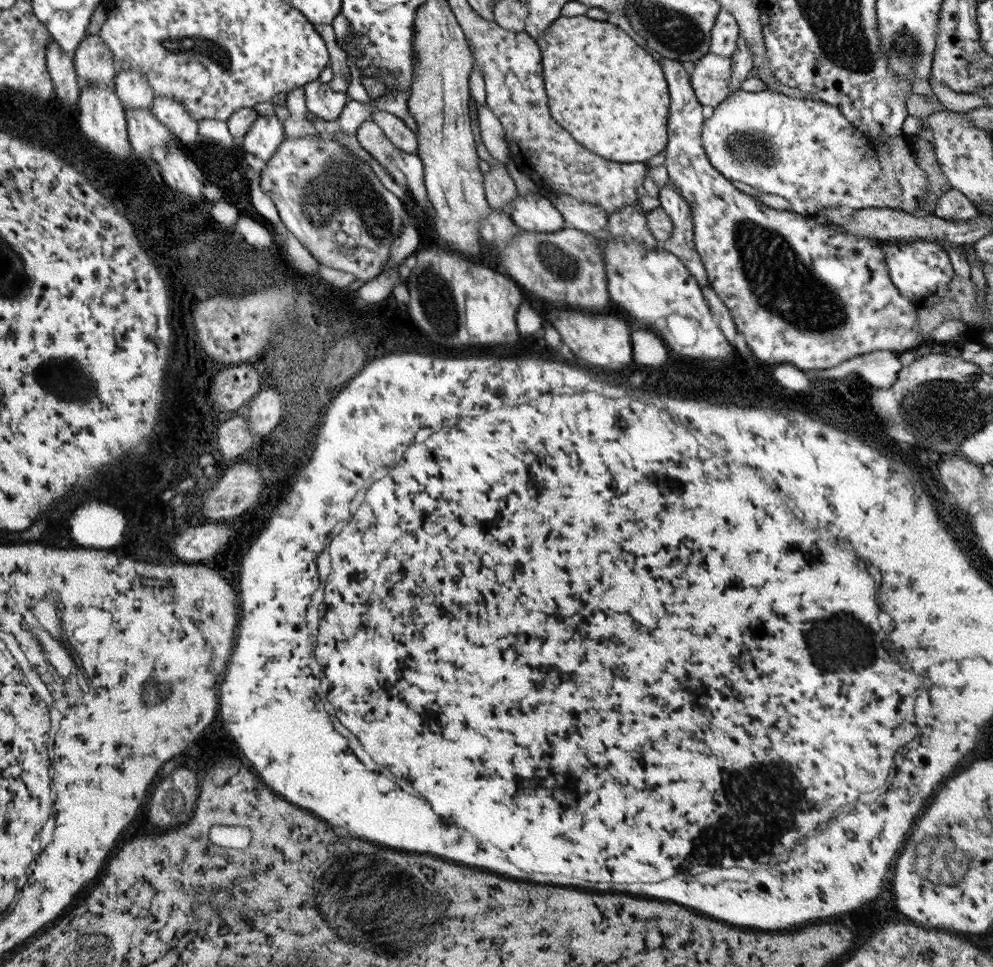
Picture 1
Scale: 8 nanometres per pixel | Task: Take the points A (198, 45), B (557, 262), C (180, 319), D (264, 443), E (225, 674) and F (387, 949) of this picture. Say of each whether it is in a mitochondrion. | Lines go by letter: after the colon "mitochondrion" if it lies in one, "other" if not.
A: mitochondrion
B: mitochondrion
C: other
D: other
E: other
F: other

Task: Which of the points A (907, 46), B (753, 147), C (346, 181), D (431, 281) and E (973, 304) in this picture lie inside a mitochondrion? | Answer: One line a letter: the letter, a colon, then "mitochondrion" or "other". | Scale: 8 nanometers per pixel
A: mitochondrion
B: mitochondrion
C: mitochondrion
D: mitochondrion
E: mitochondrion

